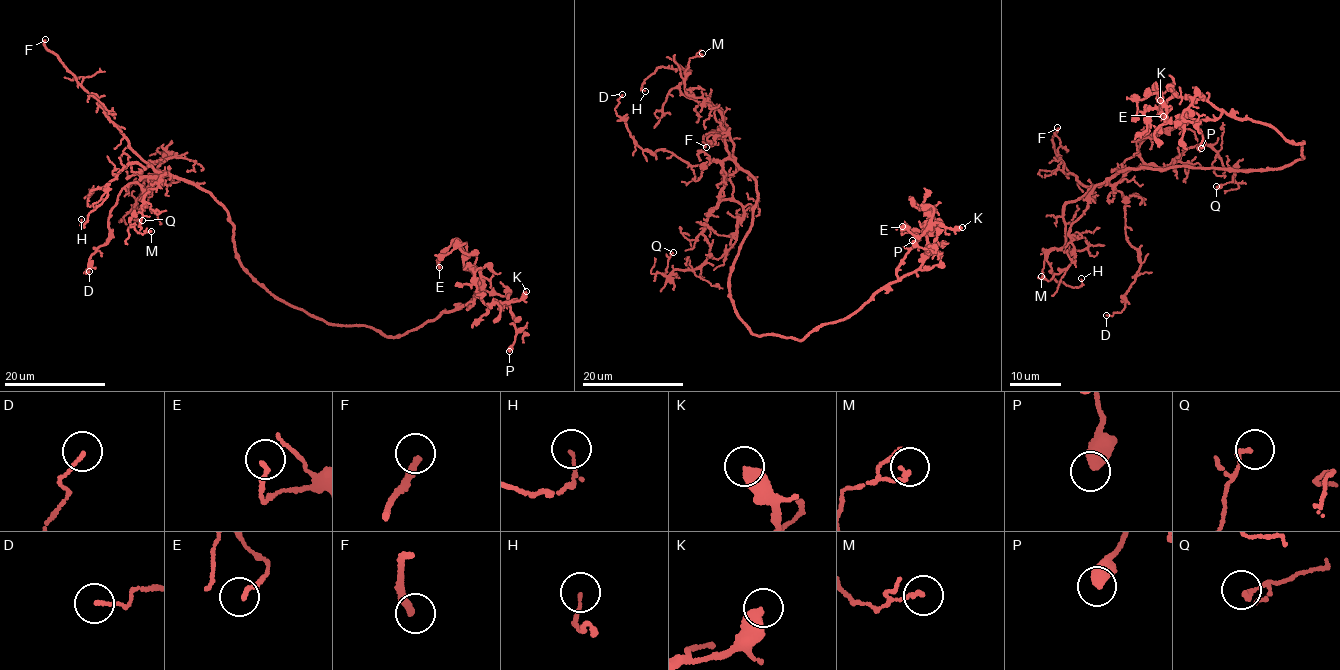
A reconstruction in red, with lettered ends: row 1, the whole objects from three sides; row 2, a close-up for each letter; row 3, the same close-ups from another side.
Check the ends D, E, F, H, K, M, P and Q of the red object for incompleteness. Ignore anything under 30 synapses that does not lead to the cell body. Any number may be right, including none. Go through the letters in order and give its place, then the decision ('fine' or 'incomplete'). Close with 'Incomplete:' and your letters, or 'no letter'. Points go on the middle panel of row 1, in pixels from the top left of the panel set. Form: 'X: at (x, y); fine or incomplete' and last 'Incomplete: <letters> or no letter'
D: at (622, 94); fine
E: at (902, 226); fine
F: at (706, 147); incomplete
H: at (645, 91); fine
K: at (962, 227); fine
M: at (702, 53); fine
P: at (912, 240); fine
Q: at (673, 252); fine
Incomplete: F

